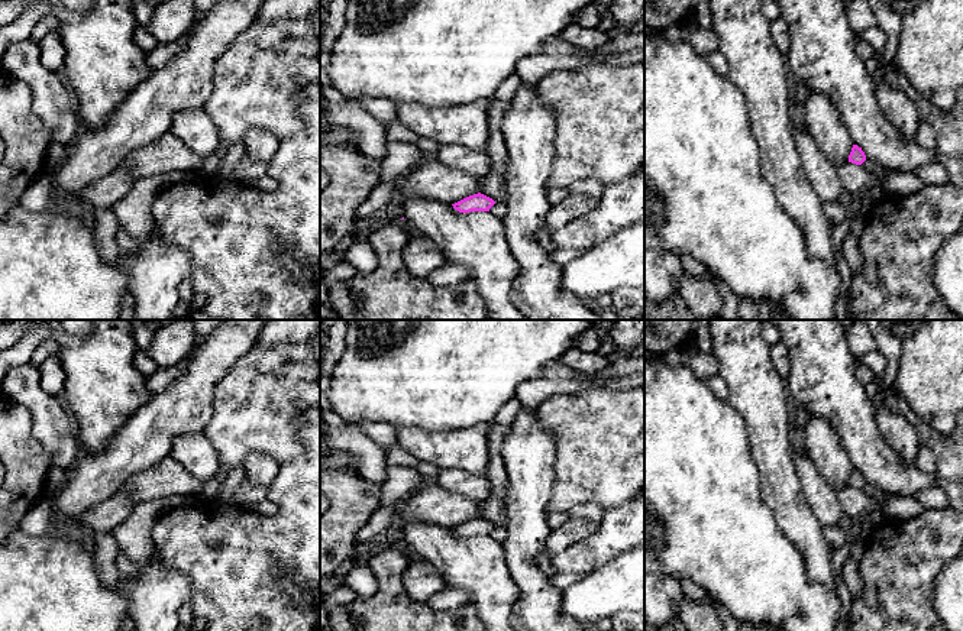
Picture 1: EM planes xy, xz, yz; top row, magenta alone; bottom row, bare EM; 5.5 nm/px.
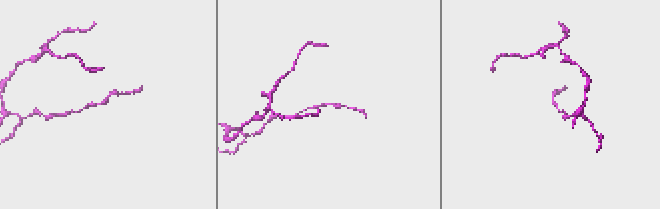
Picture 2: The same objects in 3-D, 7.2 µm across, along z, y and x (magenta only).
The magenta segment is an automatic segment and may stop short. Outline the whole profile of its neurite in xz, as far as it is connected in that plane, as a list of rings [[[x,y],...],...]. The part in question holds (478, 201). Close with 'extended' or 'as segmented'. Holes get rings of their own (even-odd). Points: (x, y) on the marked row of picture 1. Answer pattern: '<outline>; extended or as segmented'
[[[481,192],[469,195],[455,204],[453,208],[459,213],[471,213],[471,211],[489,211],[489,208],[495,204],[495,201]]]; as segmented

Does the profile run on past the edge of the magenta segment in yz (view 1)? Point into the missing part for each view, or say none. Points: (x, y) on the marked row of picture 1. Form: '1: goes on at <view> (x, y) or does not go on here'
1: does not go on here

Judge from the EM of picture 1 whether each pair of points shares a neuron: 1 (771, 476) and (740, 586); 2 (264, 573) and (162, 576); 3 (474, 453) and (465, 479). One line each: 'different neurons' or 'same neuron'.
1: different neurons
2: different neurons
3: different neurons

